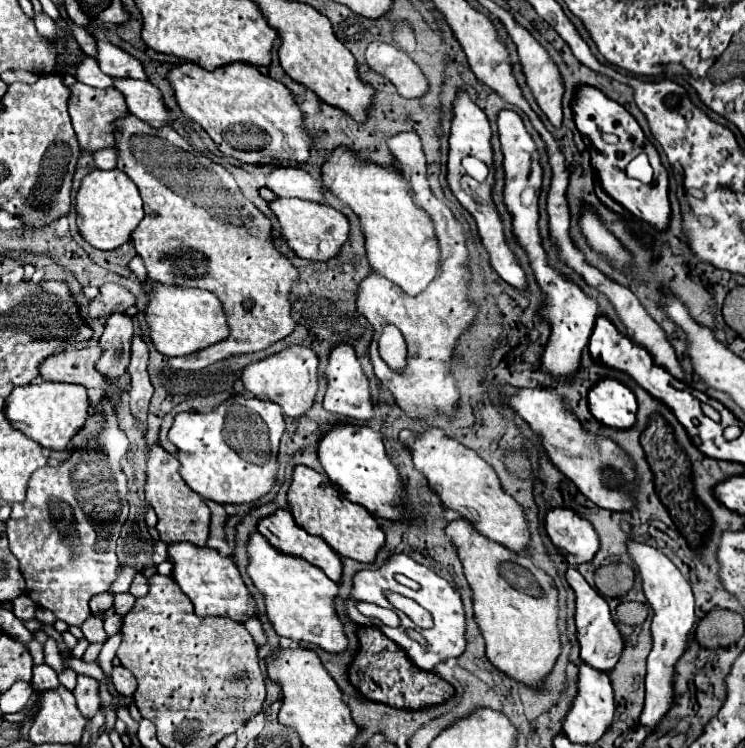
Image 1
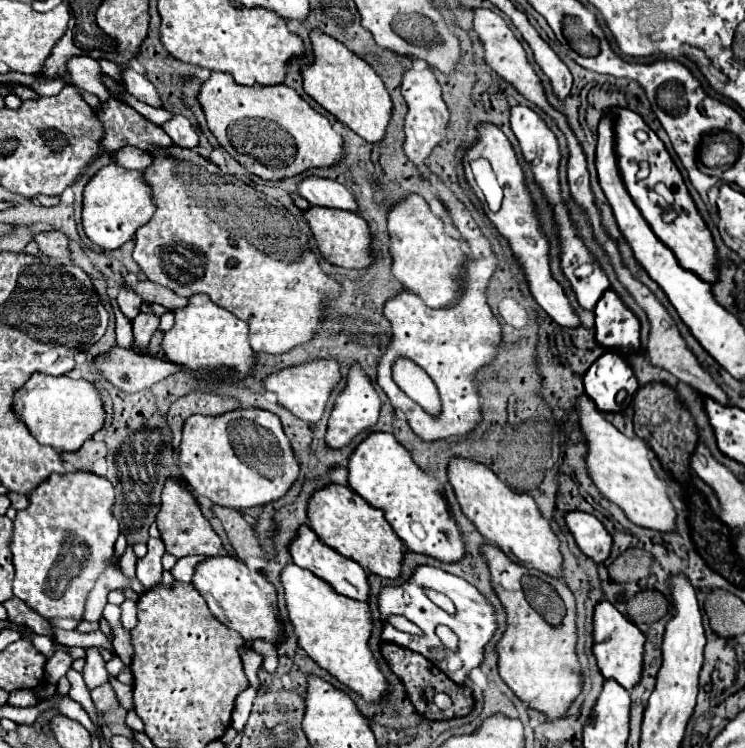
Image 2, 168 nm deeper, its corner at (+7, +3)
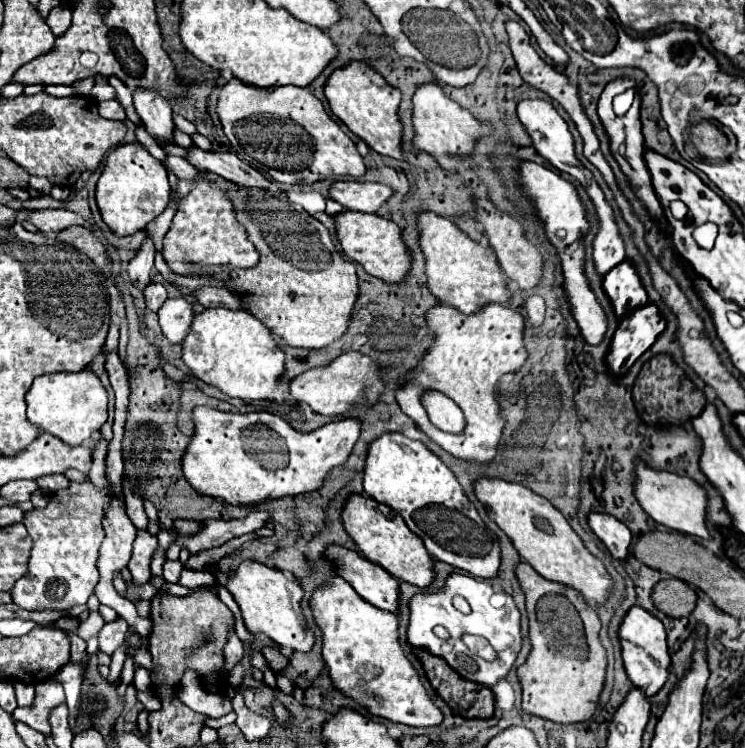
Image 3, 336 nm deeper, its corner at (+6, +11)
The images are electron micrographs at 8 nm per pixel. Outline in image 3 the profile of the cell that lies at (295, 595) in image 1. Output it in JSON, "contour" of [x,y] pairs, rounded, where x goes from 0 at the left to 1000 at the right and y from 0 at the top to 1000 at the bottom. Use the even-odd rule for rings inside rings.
{"contour":[[[444,773],[444,783],[423,789],[417,813],[434,842],[434,882],[447,917],[474,933],[495,955],[536,965],[552,973],[589,971],[595,952],[581,941],[562,898],[536,858],[536,826],[490,805],[460,773]]]}

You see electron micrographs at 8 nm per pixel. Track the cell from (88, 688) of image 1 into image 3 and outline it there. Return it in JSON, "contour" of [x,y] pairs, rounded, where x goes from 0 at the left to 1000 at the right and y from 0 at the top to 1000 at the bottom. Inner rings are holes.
{"contour":[[[165,826],[144,832],[133,845],[133,869],[149,877],[149,872],[154,872],[160,861],[165,861],[170,842],[173,842],[173,834]]]}

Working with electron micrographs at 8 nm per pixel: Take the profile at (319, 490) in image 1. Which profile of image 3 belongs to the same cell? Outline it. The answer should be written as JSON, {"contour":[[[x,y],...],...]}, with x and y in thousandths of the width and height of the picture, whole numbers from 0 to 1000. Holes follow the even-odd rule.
{"contour":[[[477,660],[460,679],[460,698],[463,698],[463,709],[477,722],[477,727],[490,738],[490,746],[495,751],[509,754],[525,770],[541,778],[557,781],[562,786],[579,783],[584,773],[584,749],[570,735],[568,722],[546,706],[546,701],[533,684],[525,684],[525,679],[503,671],[495,663]]]}

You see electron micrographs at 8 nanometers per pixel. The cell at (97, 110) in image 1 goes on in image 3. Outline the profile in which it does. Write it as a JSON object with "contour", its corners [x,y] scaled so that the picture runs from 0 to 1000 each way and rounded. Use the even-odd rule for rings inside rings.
{"contour":[[[259,195],[259,198],[251,201],[251,206],[254,206],[251,214],[259,217],[259,222],[264,222],[270,227],[275,225],[281,230],[289,230],[289,233],[294,233],[294,235],[299,235],[310,243],[318,243],[329,251],[353,251],[353,254],[358,254],[364,249],[361,238],[356,238],[340,222],[323,217],[310,203],[289,203],[289,201],[272,203],[264,195]]]}

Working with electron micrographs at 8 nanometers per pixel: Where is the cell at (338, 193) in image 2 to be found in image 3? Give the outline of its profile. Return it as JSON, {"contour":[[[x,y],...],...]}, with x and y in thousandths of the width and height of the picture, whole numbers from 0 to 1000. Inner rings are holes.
{"contour":[[[452,243],[444,251],[444,265],[474,283],[506,283],[528,259],[517,246],[501,243]]]}

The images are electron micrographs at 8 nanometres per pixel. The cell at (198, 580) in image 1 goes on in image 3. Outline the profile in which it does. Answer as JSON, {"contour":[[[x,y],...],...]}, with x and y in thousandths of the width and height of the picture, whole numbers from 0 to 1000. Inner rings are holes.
{"contour":[[[329,749],[321,754],[313,773],[297,767],[294,762],[289,765],[289,773],[313,794],[326,818],[332,842],[353,845],[377,866],[391,866],[399,872],[415,872],[423,864],[423,850],[412,848],[412,829],[404,813],[407,786],[396,770],[385,770],[377,762],[364,762],[361,757],[340,749]]]}

